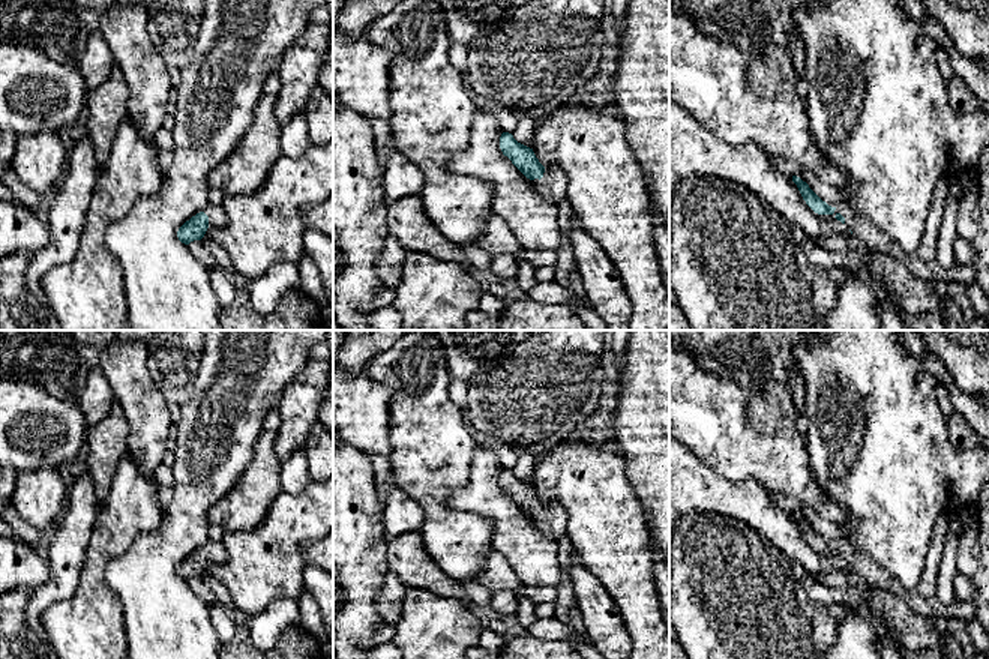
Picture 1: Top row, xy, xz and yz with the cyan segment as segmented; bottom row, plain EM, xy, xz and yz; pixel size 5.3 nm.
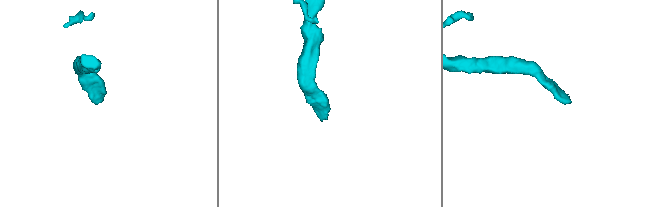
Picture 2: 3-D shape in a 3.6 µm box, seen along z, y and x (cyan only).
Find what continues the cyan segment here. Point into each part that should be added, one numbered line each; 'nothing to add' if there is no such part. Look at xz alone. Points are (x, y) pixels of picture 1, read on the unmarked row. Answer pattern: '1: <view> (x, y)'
1: xz (553, 521)

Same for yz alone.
1: yz (862, 565)

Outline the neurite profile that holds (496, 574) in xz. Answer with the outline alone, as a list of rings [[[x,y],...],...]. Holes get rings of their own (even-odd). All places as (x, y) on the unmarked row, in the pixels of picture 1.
[[[491,549],[483,558],[476,579],[492,593],[501,590],[518,591],[521,587],[521,582],[507,560],[500,552]]]

